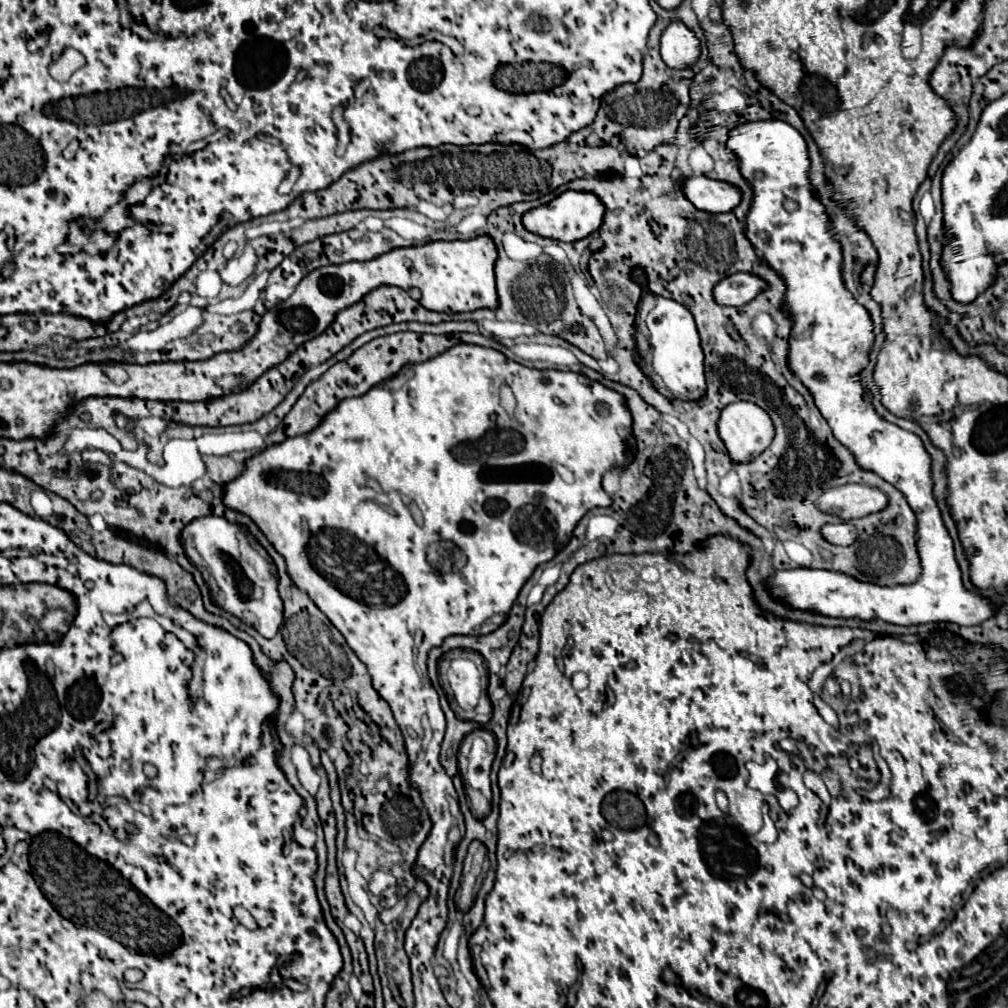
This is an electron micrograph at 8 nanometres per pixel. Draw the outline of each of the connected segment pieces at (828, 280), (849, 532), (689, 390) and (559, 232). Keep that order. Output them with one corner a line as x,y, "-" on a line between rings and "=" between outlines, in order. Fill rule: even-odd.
781,120
747,122
729,132
727,150
735,154
741,176
753,188
745,232
763,228
771,234
771,242
759,252
759,260
773,268
785,282
781,306
789,310
793,322
787,366
811,392
831,434
839,444
853,452
857,466
877,472
877,476
893,484
905,496
917,516
917,550
921,556
921,578
915,584
881,588
857,582
841,572
797,568
773,572
765,580
769,596
793,610
835,618
859,618
863,622
879,618
897,626
933,622
961,626
981,624
991,616
991,602
979,592
971,594
963,588
953,540
931,494
929,454
915,434
879,418
857,382
857,372
867,364
867,354
873,346
873,324
867,310
859,306
843,286
841,250
839,244
831,240
829,220
813,194
803,136
=
827,524
821,528
821,536
823,540
827,540
829,544
835,544
835,546
849,546
855,538
857,538
857,530
849,524
=
657,298
657,306
647,316
647,328
651,338
651,364
653,372
661,378
665,388
657,388
667,398
699,400
705,394
705,370
703,350
691,312
675,300
=
567,190
561,196
557,196
555,200
551,200
549,204
525,212
521,222
529,232
533,232
537,236
559,240
559,242
577,242
601,226
603,214
605,214
605,206
599,202
599,198
595,194

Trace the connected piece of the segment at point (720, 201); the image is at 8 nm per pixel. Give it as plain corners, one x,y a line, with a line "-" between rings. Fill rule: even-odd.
691,176
683,180
685,196
695,208
701,208
709,214
721,214
735,208
741,200
741,194
735,186
719,180
711,180
707,176

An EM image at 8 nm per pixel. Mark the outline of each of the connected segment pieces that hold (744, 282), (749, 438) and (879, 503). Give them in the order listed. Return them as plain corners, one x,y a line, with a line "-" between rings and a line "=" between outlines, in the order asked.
739,272
733,276
725,276
725,280
715,284
713,300
717,300
717,304
721,306
743,306
753,300
763,288
767,288
767,284
761,278
=
733,402
721,410
717,432
733,464
751,462
773,440
773,422
753,402
=
847,484
825,490
817,498
817,506
825,514
837,516
841,520
853,520
883,510
887,506
887,496
871,486

